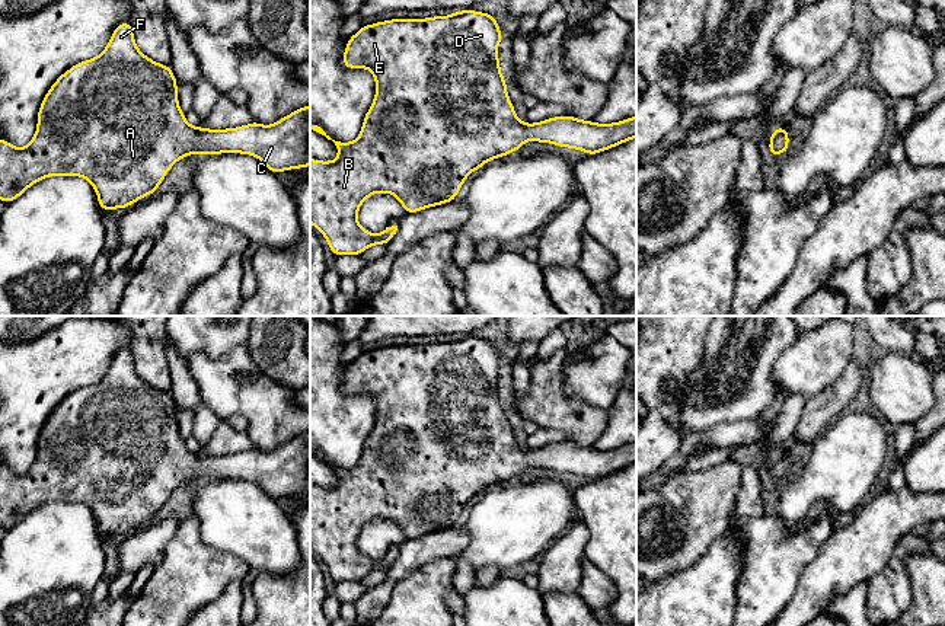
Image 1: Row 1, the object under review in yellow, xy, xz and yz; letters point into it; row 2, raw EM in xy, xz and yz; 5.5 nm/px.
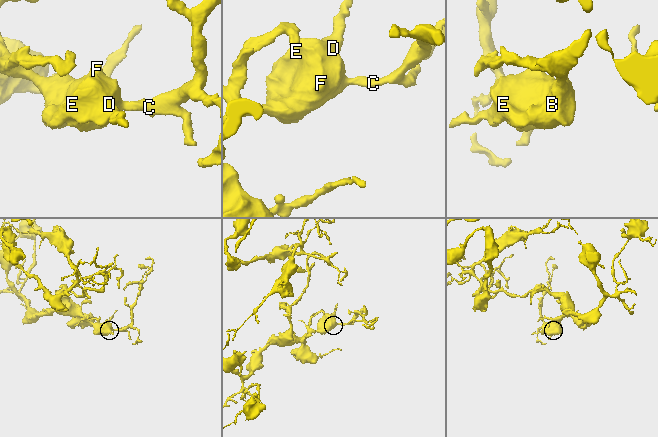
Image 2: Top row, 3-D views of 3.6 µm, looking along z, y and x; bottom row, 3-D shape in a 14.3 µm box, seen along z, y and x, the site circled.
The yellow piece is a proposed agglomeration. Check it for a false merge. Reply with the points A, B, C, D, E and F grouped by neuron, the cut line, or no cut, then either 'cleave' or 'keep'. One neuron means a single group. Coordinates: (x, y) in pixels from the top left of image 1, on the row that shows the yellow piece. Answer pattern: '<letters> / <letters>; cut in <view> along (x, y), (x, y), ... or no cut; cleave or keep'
A B C D E F; no cut; keep

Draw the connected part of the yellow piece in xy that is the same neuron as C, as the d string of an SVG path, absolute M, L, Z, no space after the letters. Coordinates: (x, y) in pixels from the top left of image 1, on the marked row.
M119 23L100 55L74 64L51 86L38 111L36 132L25 148L16 148L0 138L0 199L9 204L35 182L48 176L82 176L93 185L103 211L119 210L156 192L170 167L179 159L194 153L201 156L213 153L250 154L261 159L275 175L310 166L310 105L269 127L253 121L237 128L208 130L186 122L185 114L179 108L176 87L178 82L170 67L147 58L135 45L131 23Z

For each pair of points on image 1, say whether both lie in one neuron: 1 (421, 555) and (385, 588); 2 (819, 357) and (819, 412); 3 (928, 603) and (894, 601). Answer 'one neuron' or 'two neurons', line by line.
1: one neuron
2: two neurons
3: two neurons

